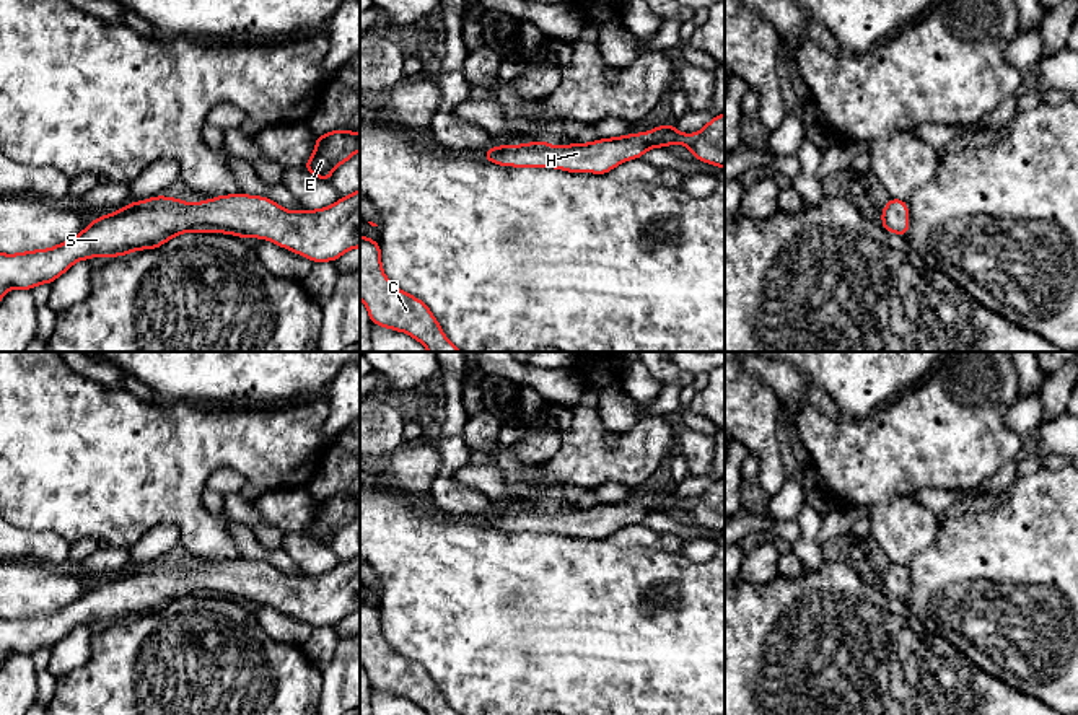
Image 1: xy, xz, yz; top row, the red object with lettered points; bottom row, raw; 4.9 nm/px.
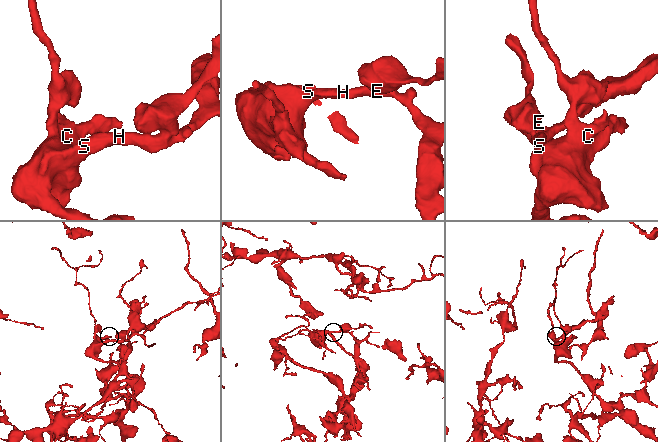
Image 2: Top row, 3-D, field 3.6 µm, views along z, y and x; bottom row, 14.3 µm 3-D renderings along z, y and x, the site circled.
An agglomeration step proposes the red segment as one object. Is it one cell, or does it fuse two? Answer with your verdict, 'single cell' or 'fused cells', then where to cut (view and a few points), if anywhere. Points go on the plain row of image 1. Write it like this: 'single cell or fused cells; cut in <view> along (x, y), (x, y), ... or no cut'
single cell; no cut

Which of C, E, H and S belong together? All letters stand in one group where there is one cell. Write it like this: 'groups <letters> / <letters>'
groups C E H S

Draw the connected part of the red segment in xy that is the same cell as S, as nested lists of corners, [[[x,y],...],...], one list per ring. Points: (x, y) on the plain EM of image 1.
[[[360,554],[326,573],[300,577],[246,559],[220,560],[194,570],[164,560],[130,567],[50,614],[0,617],[0,665],[11,653],[31,656],[39,648],[52,648],[80,624],[155,614],[189,594],[261,603],[311,627],[335,627],[344,617],[360,612]]]

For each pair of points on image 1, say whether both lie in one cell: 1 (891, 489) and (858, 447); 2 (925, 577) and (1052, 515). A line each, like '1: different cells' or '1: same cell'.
1: same cell
2: same cell

